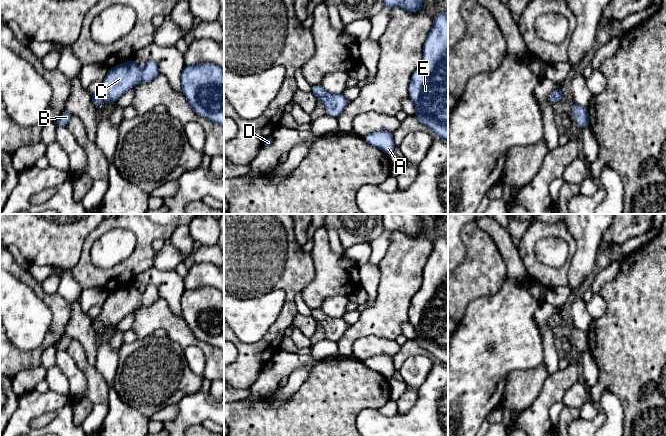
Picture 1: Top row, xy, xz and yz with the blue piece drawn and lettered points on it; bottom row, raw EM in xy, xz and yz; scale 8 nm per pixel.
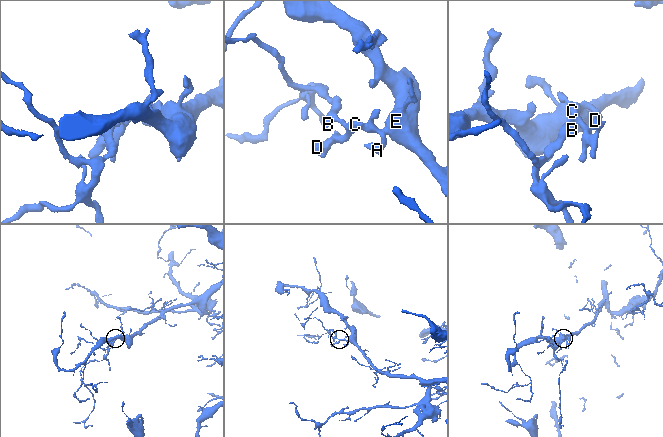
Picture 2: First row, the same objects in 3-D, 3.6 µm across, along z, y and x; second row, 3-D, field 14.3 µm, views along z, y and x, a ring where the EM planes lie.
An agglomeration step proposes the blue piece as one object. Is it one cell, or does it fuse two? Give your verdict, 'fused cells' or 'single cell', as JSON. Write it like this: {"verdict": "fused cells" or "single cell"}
{"verdict": "single cell"}

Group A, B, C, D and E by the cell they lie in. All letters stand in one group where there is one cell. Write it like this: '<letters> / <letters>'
A B C D E

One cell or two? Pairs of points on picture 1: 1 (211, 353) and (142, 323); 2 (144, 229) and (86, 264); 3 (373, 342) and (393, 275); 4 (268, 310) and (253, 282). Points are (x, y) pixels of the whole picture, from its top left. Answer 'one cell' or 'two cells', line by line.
1: one cell
2: one cell
3: two cells
4: two cells

